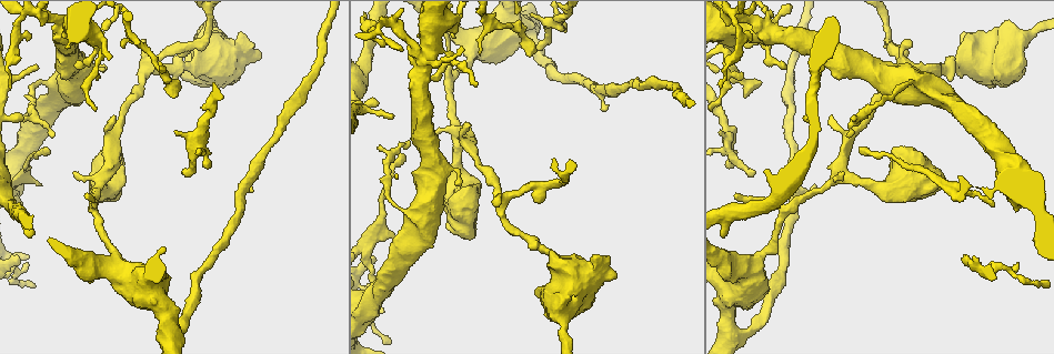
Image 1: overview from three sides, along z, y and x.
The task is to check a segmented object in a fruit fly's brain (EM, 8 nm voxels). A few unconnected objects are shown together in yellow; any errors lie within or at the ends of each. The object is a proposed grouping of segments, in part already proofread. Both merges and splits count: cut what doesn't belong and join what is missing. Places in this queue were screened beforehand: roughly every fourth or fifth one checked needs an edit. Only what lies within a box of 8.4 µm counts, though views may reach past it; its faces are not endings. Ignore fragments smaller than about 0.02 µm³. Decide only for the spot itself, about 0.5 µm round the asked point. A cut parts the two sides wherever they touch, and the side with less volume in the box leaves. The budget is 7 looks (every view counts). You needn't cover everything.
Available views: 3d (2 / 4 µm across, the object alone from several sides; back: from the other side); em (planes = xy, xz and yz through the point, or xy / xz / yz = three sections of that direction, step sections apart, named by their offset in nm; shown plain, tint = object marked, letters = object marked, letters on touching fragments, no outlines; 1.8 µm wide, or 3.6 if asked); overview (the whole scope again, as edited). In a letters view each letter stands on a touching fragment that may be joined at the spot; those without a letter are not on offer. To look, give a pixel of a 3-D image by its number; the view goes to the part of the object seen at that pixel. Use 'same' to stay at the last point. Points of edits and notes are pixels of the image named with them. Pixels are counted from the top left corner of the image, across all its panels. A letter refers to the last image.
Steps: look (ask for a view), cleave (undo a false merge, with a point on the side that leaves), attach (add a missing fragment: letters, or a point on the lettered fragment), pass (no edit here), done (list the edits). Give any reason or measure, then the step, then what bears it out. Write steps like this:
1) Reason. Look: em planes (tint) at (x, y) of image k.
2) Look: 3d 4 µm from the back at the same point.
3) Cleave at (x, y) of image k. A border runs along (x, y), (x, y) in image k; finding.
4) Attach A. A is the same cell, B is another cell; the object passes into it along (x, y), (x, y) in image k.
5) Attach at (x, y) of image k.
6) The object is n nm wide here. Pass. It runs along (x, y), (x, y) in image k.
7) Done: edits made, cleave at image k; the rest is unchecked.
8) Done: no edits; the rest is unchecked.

Branch stops here. Look: em 3.6 µm planes (letters) at (208, 165) of image 1.

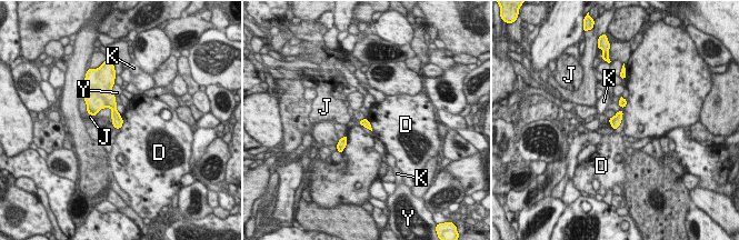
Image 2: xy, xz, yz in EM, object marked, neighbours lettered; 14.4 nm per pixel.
Pass. D, J, K and Y are other cells; no lettered fragment goes on from it.

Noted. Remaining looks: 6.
Sharp bend. Look: 3d 2 µm at (765, 30) of image 1.

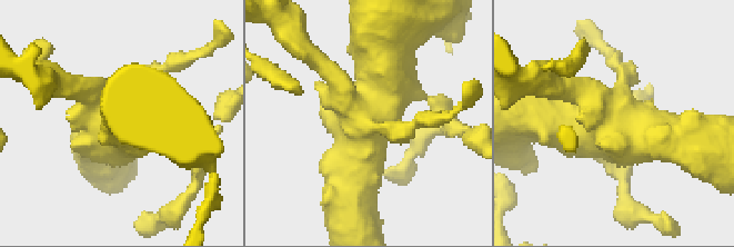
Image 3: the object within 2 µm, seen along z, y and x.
Need the tissue. Look: em xz step 4 (tint) at (609, 118) of image 3.

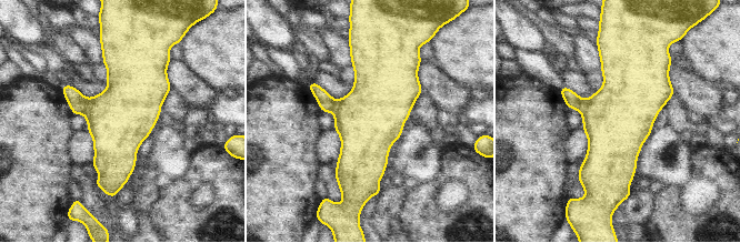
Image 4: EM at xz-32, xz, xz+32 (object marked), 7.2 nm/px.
Look: em yz step 4 (letters) at the same point.

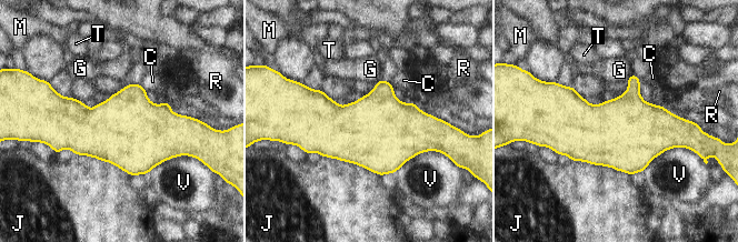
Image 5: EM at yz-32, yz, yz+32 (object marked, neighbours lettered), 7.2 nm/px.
The longest contact is with J, 460 nm. Pass. C, G, J, M, R, T and V are other cells; continuous, no second cell.

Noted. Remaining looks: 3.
Calibre changes. Look: em 3.6 µm planes (plain) at (412, 212) of image 1.

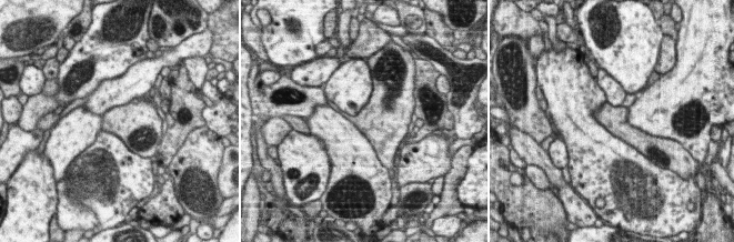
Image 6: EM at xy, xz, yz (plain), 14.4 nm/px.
See the neighbours. Look: em 3.6 µm planes (letters) at the same point.

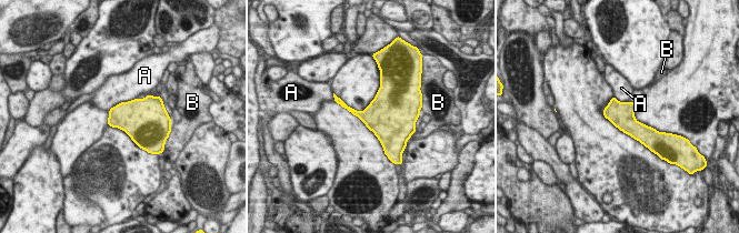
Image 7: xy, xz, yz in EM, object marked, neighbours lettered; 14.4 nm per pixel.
The object is 380 nm wide here; the longest contact is with A, 480 nm. Pass. A and B are other cells; all the same cell.

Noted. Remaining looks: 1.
Done: no edits; the rest is unchecked.

